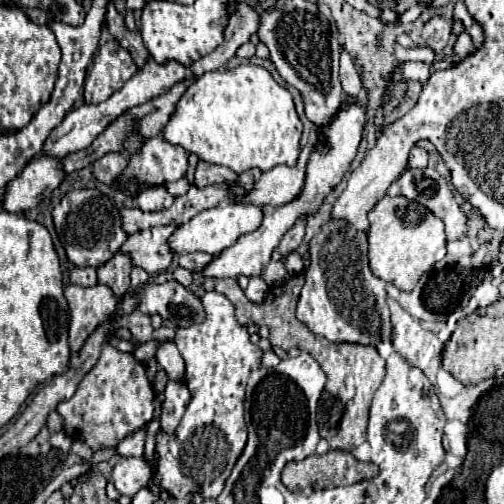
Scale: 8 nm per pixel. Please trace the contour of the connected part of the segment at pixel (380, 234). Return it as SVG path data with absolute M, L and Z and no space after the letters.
M385 195L369 213L371 227L367 231L369 235L369 267L375 277L393 283L401 291L413 291L417 281L423 273L427 273L437 261L445 257L445 227L443 221L439 221L427 207L419 205L417 201L409 201L403 195L391 197Z

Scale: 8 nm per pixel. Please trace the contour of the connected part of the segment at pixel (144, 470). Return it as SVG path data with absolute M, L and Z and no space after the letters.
M123 457L115 467L111 475L115 489L121 495L133 497L143 485L149 483L151 479L151 467L147 465L145 457Z

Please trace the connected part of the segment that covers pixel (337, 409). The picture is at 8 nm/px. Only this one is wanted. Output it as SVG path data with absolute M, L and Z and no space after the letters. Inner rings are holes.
M303 275L291 277L285 285L279 289L271 289L267 299L261 305L255 305L247 301L244 291L233 279L207 279L203 283L205 291L217 291L223 293L233 305L235 305L235 317L241 325L265 325L269 327L269 341L275 347L281 347L289 351L291 347L297 347L301 351L307 351L313 359L321 365L321 369L327 375L327 383L323 389L323 395L319 399L317 409L317 425L323 439L331 439L331 449L341 451L353 451L365 441L365 429L367 429L367 415L369 405L373 399L373 393L381 385L385 377L385 361L379 357L377 349L371 345L353 345L353 343L331 343L324 337L315 335L295 317L295 305L299 299L299 291L303 287Z

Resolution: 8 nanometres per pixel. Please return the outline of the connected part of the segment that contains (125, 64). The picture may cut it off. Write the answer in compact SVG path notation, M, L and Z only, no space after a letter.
M107 41L95 55L85 79L85 103L101 103L109 99L135 73L137 65L131 55L117 41Z

